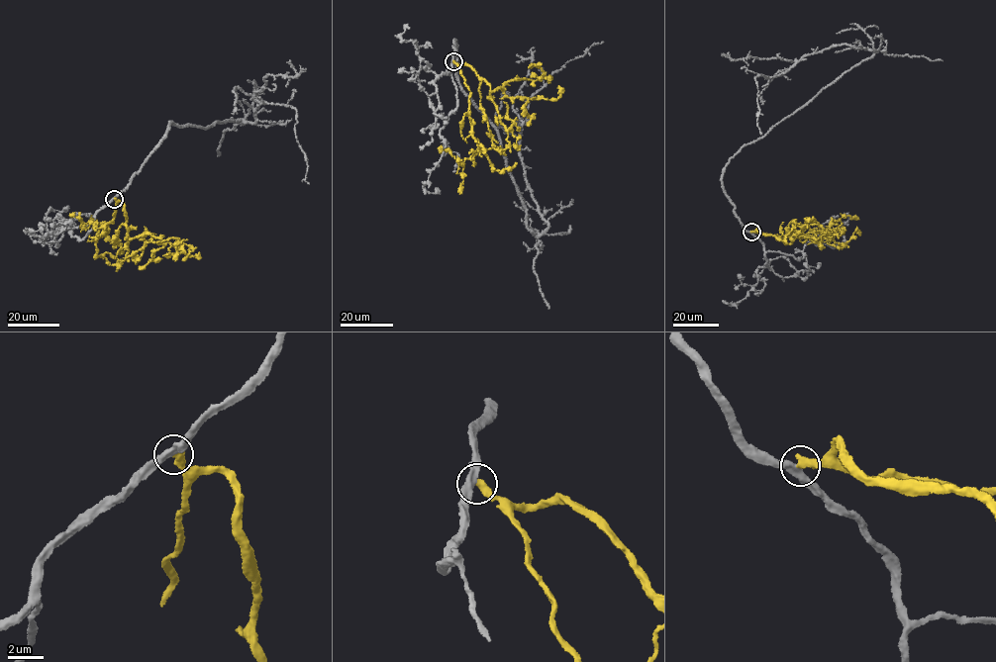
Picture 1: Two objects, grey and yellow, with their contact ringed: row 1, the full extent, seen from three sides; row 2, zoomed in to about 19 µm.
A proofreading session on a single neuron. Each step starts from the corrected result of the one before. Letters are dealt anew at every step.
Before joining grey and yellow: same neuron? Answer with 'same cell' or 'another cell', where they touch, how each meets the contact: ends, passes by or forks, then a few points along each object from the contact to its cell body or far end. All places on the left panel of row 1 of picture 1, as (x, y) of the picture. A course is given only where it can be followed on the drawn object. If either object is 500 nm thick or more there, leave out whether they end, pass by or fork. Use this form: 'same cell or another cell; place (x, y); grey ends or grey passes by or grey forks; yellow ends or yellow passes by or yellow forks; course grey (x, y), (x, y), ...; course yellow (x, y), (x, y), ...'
another cell; place (114, 199); grey passes by; yellow ends; course grey (115, 199), (169, 123), (254, 123), (255, 92), (297, 110), (309, 183); course yellow (115, 199), (113, 222), (104, 226), (96, 238), (106, 232), (104, 223), (82, 229), (80, 219), (69, 214)

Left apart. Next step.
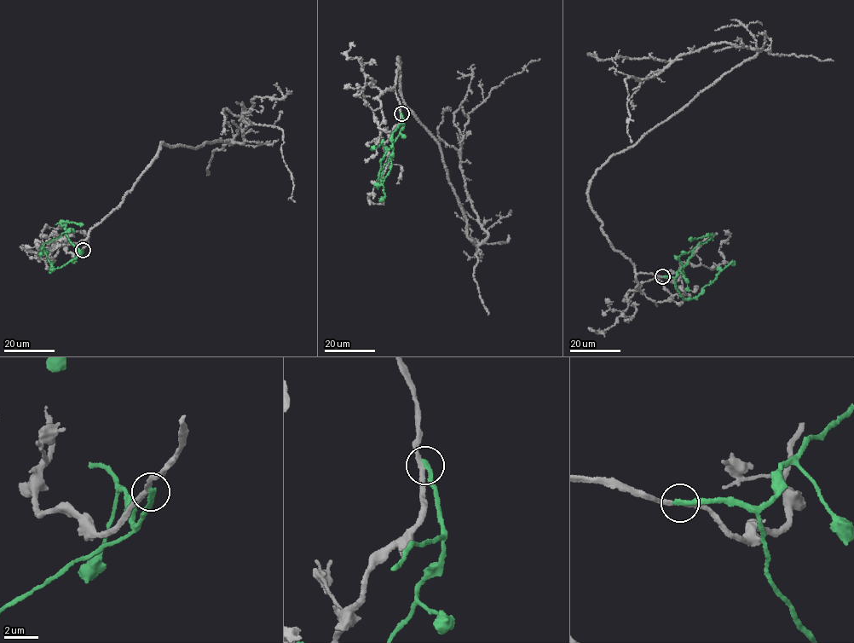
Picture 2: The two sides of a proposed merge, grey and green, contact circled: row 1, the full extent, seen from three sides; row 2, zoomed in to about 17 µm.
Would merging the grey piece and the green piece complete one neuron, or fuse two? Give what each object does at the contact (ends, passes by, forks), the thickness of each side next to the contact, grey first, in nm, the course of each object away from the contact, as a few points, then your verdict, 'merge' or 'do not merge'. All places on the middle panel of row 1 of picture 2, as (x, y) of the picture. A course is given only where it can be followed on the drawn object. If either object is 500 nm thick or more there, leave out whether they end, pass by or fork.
grey passes by; green ends there; 240 nm thick on the grey side, 280 nm on the other; grey runs (401, 113), (399, 58), (401, 95), (437, 141), (478, 245), (487, 231), (461, 168), (468, 114), (539, 59); green runs (401, 113), (402, 128), (380, 161), (377, 185), (384, 165), (393, 154); do not merge

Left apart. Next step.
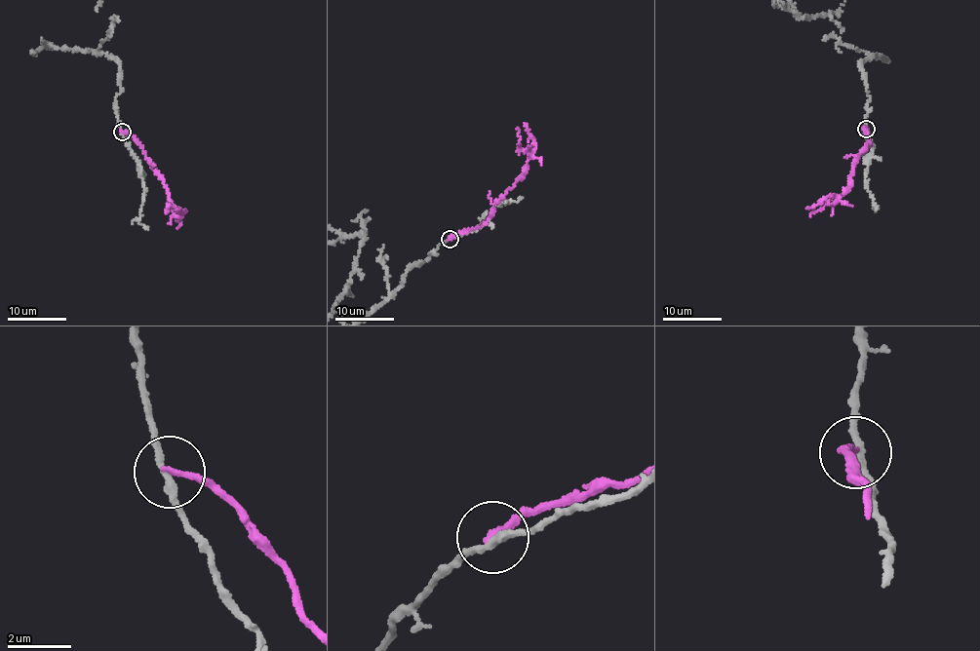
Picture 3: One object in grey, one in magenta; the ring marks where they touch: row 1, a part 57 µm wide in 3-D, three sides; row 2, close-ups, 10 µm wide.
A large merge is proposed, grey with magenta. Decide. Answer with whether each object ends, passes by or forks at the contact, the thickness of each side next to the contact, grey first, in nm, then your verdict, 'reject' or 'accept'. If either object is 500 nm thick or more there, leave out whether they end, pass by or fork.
grey passes by | magenta ends | 240/200 nm | reject

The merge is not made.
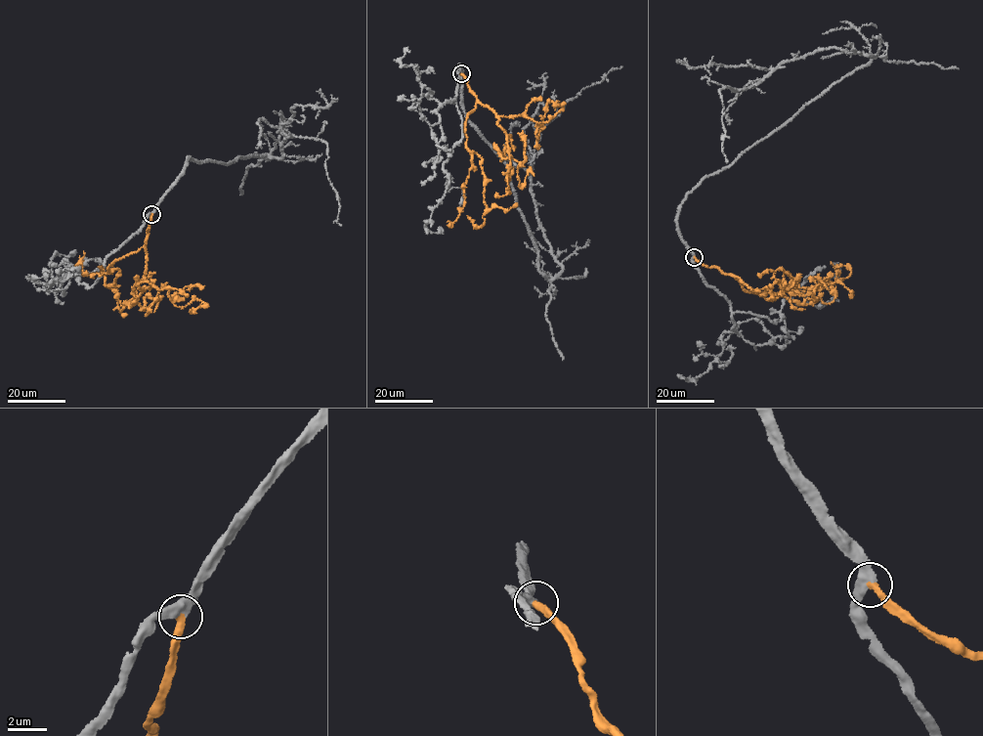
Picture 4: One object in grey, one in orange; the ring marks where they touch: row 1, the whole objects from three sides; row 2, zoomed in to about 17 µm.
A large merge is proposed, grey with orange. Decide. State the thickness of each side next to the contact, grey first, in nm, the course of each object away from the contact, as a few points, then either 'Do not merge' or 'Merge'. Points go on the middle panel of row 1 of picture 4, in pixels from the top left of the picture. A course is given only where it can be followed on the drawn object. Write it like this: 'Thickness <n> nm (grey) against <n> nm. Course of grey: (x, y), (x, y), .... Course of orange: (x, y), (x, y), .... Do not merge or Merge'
Thickness 420 nm (grey) against 360 nm. Course of grey: (461, 73), (462, 108), (504, 160), (551, 280), (562, 264), (532, 192), (539, 130), (621, 66). Course of orange: (461, 73), (476, 102), (467, 116), (466, 147), (481, 158), (485, 178), (483, 224), (474, 225), (467, 215). Merge

